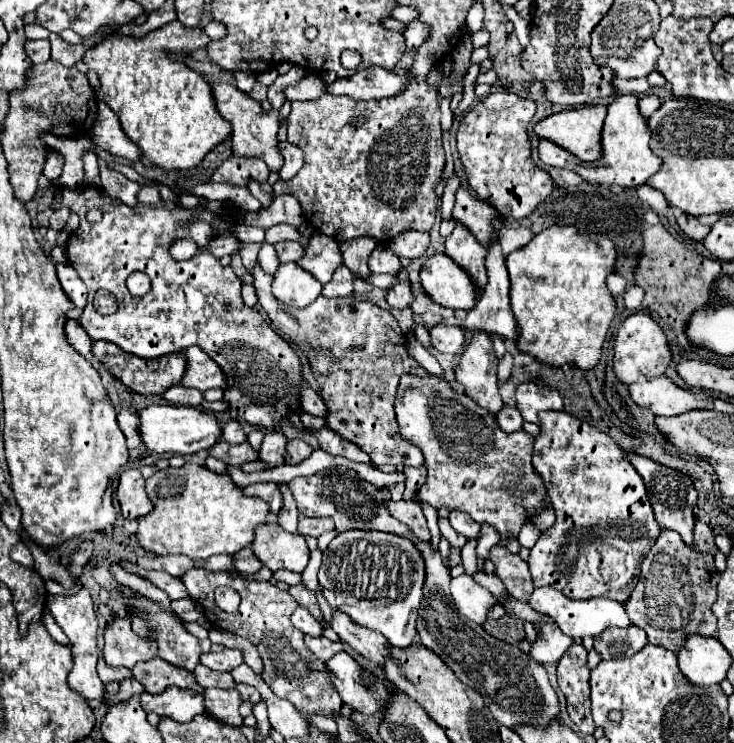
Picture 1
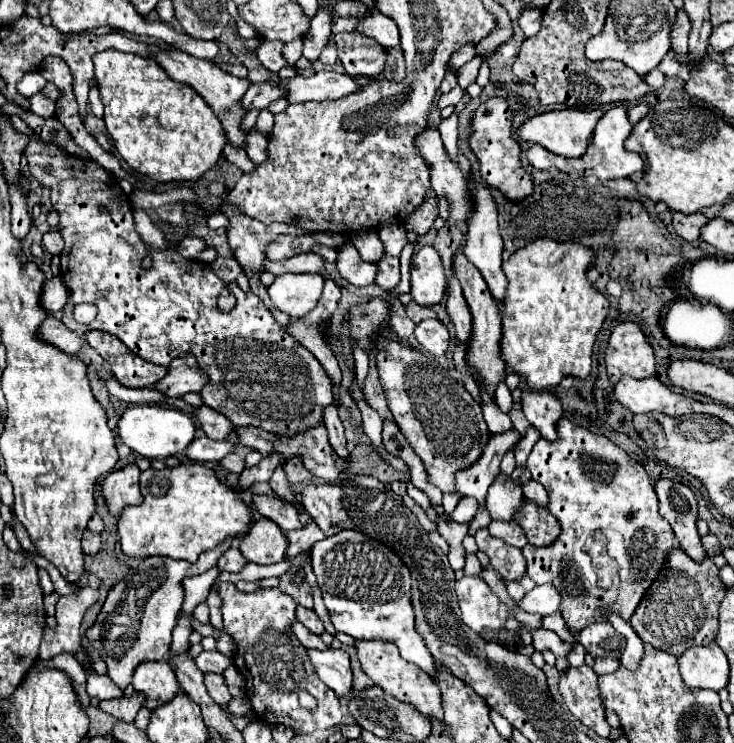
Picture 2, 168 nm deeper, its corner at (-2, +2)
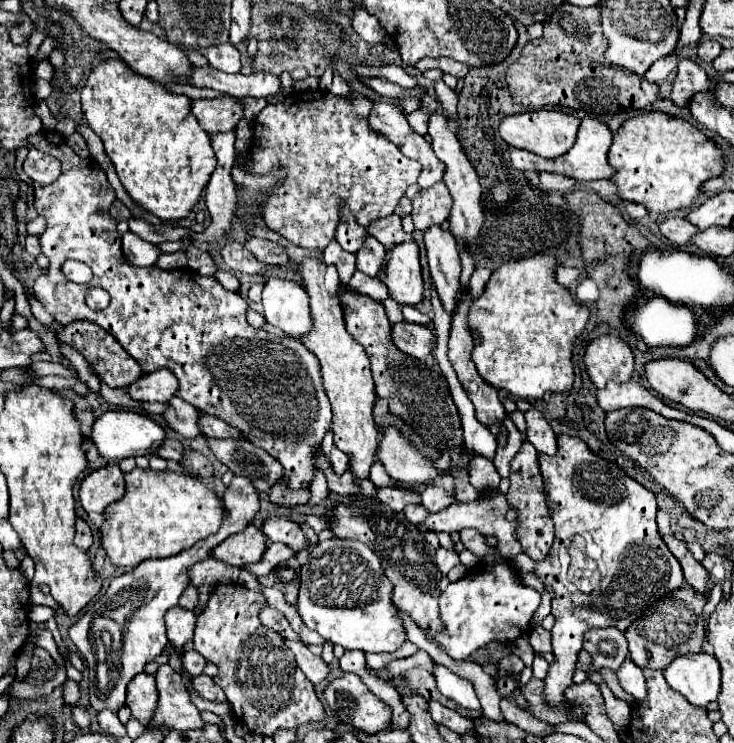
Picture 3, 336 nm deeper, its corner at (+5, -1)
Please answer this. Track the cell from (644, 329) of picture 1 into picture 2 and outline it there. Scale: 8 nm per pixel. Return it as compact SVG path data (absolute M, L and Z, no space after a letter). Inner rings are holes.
M625 321L613 329L605 349L605 367L613 385L625 375L633 379L655 375L655 355L639 325Z

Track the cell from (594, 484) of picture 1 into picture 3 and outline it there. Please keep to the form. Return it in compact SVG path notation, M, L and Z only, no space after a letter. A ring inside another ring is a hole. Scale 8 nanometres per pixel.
M568 434L558 436L558 452L556 456L544 456L538 454L538 464L544 478L544 490L546 490L546 504L548 512L556 526L556 540L550 548L550 554L544 560L533 561L524 552L520 556L514 556L512 568L523 576L533 572L534 576L544 584L546 592L552 592L552 616L556 618L556 624L552 628L552 648L556 662L550 666L546 676L546 690L544 696L548 702L556 706L566 706L572 712L574 720L582 718L582 712L576 708L570 708L564 690L572 684L574 664L576 664L576 652L582 648L582 636L590 628L606 628L610 622L624 632L656 598L662 594L676 590L684 584L684 576L680 572L680 562L668 552L668 546L658 534L656 528L656 498L654 494L630 478L622 468L616 468L608 464L604 458L594 454L584 440Z

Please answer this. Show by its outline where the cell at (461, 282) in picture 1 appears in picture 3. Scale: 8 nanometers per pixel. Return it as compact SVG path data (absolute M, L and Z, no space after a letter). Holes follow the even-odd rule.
M416 242L398 244L386 254L386 264L380 272L380 280L388 286L390 296L402 306L416 306L424 300L420 250Z

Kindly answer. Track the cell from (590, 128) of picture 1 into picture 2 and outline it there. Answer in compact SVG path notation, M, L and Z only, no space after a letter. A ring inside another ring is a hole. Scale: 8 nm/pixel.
M599 107L593 111L579 111L579 109L561 109L561 111L547 111L541 115L535 115L527 119L519 129L519 139L527 143L539 143L547 151L561 155L561 157L581 157L589 145L591 133L599 121L599 117L605 113L607 107Z

